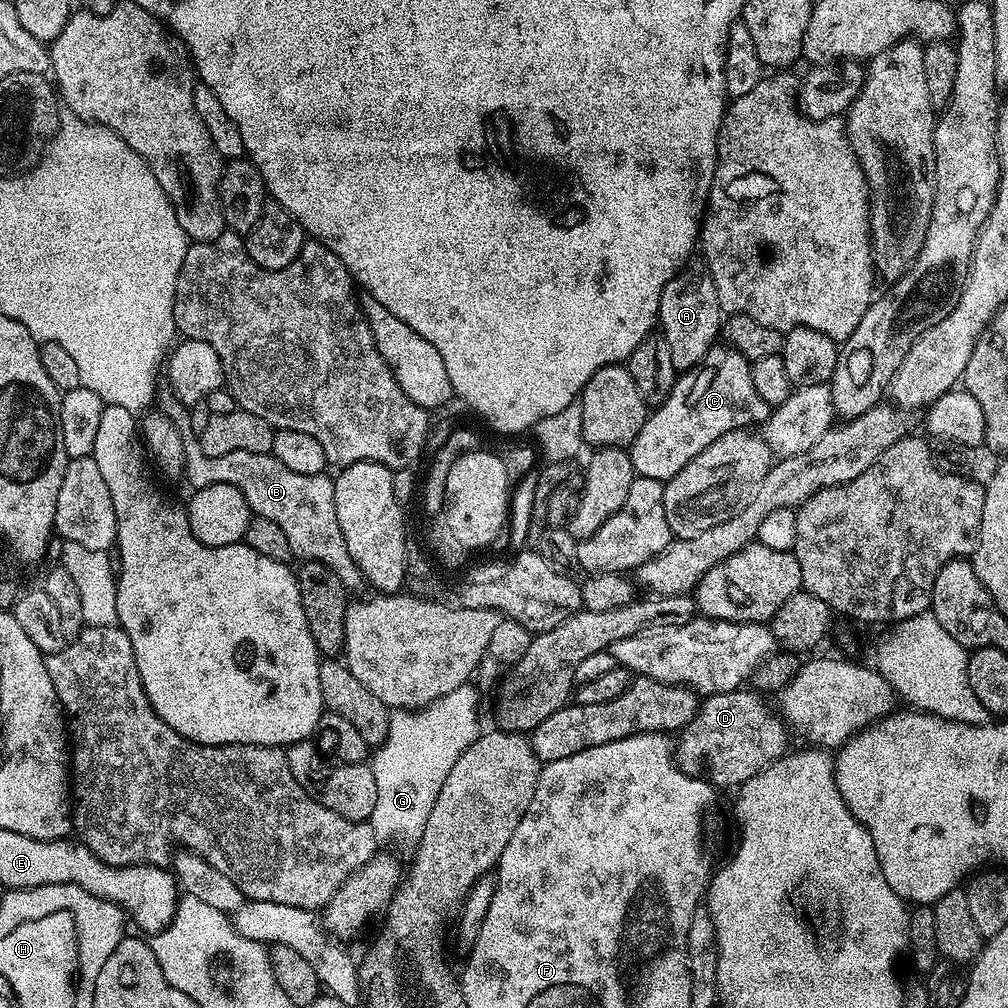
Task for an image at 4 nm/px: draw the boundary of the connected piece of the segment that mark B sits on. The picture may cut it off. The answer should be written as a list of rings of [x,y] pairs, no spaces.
[[[244,449],[236,450],[236,464],[208,464],[206,454],[199,450],[189,451],[184,461],[184,476],[192,483],[193,489],[205,488],[211,484],[234,486],[244,495],[255,515],[270,518],[270,522],[278,522],[278,526],[282,526],[282,531],[290,541],[292,555],[297,561],[317,560],[330,566],[330,570],[334,570],[334,574],[338,574],[338,578],[342,578],[345,588],[349,590],[365,587],[364,575],[361,574],[360,567],[356,565],[354,558],[350,558],[350,550],[346,550],[346,540],[342,538],[342,530],[338,526],[338,514],[334,510],[334,486],[331,475],[294,474],[294,470],[286,470],[286,466],[282,466],[282,462],[278,462],[273,455],[254,453]]]

